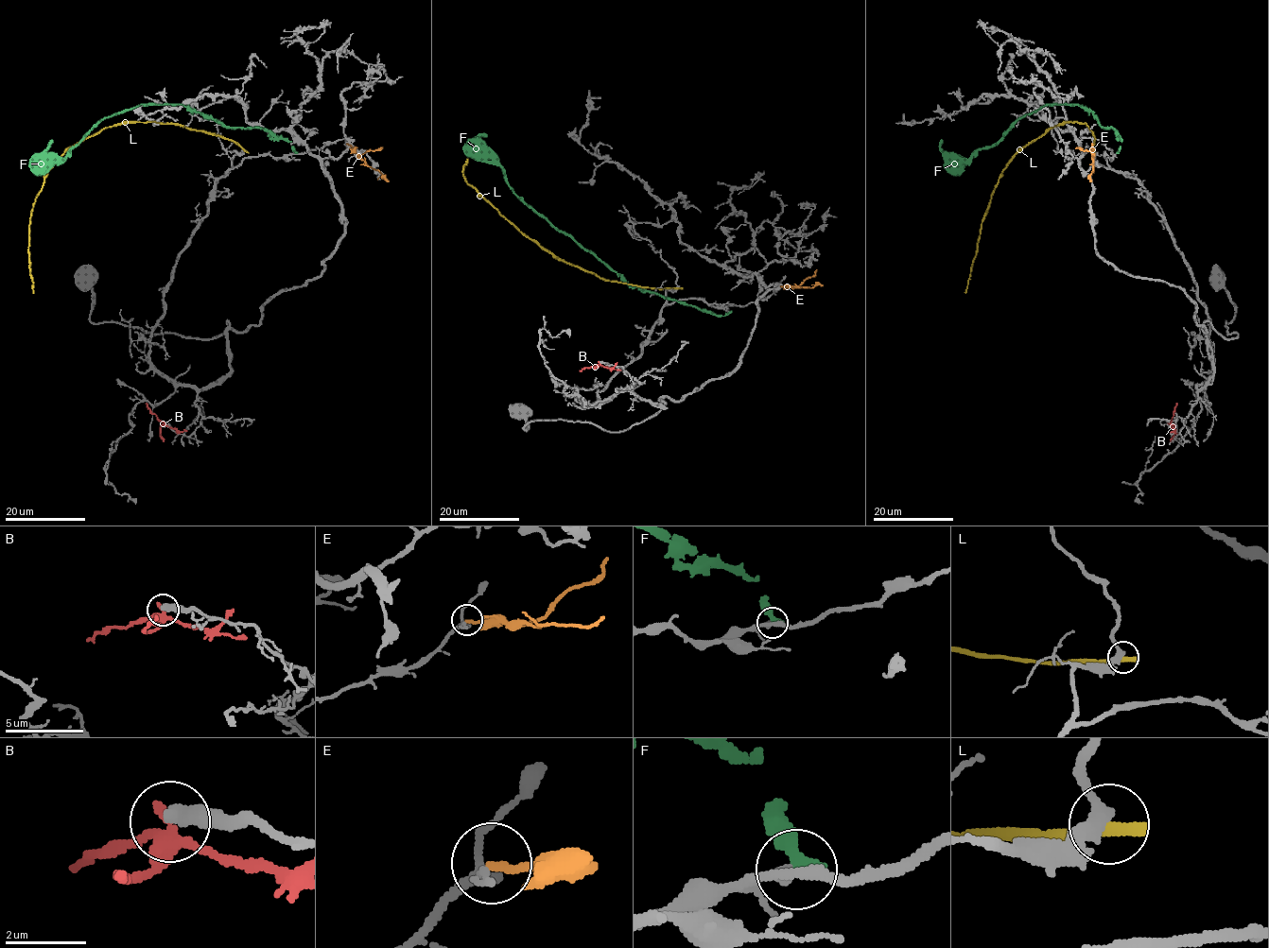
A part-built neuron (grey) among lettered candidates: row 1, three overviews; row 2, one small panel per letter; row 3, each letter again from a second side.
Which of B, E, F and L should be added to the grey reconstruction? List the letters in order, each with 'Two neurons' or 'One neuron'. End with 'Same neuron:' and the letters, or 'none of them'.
B: Two neurons
E: Two neurons
F: Two neurons
L: Two neurons
Same neuron: none of them

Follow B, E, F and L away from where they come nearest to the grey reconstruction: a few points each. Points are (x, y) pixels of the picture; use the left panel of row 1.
B: (165, 424), (146, 403)
E: (346, 143), (389, 181)
F: (294, 153), (259, 128), (177, 105), (104, 118), (62, 159), (45, 151), (52, 139)
L: (244, 150), (211, 134), (150, 122), (105, 127), (72, 145), (47, 172), (30, 214), (28, 262), (33, 293)

